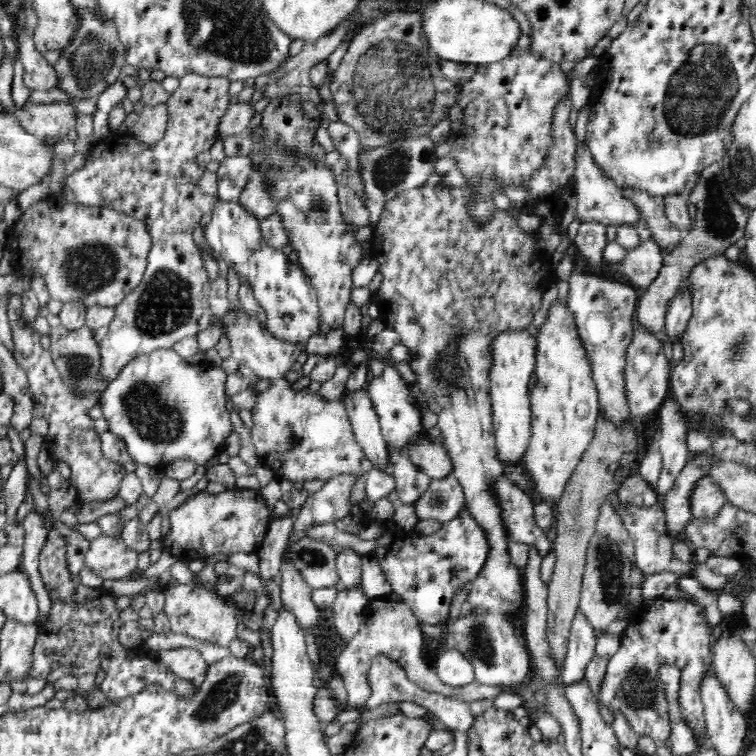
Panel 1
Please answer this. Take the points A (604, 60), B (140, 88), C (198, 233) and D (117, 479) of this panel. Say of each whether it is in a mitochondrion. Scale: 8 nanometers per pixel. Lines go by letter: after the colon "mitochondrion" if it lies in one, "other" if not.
A: other
B: other
C: other
D: other

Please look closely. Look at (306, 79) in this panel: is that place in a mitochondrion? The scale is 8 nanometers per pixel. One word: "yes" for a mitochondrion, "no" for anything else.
no

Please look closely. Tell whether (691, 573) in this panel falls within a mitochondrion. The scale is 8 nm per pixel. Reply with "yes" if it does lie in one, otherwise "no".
no

